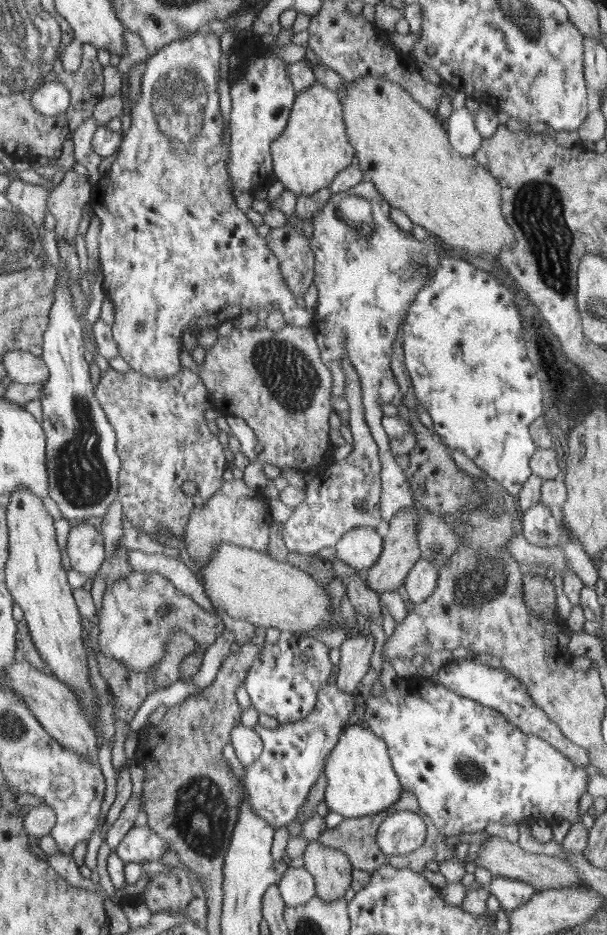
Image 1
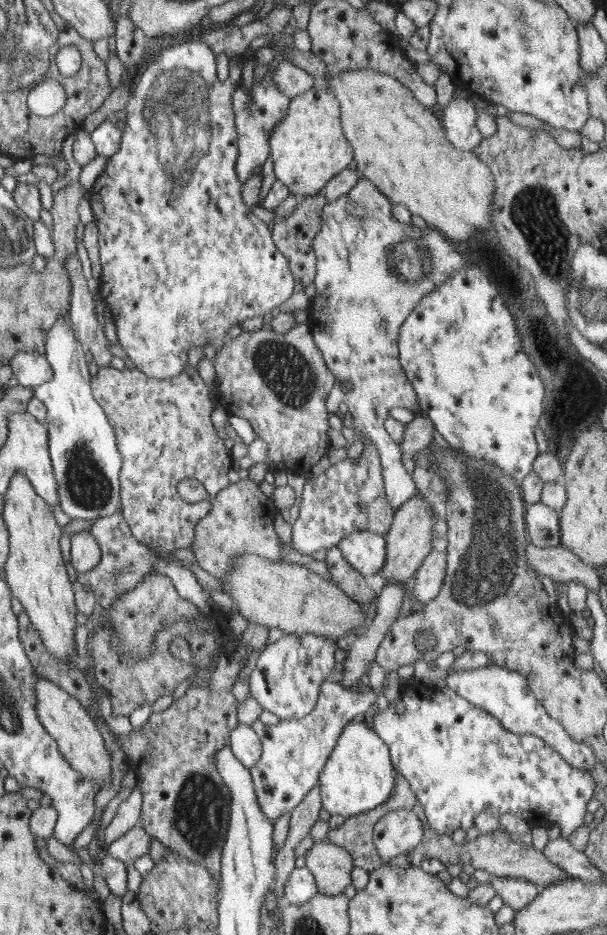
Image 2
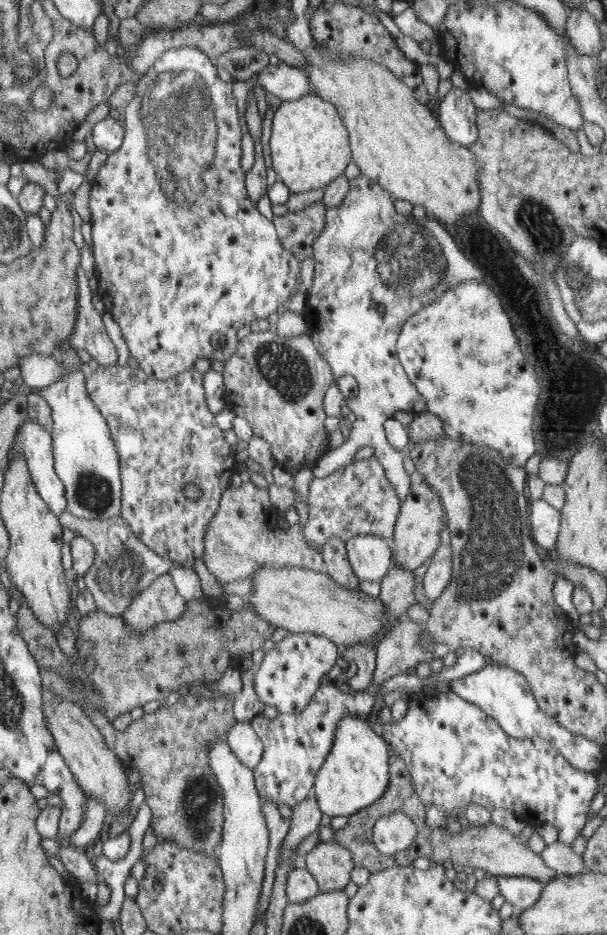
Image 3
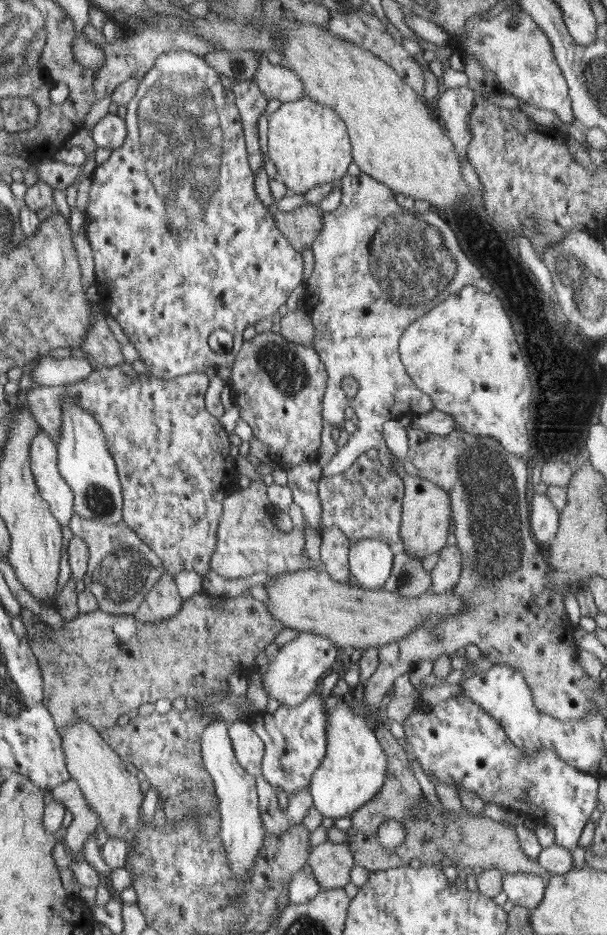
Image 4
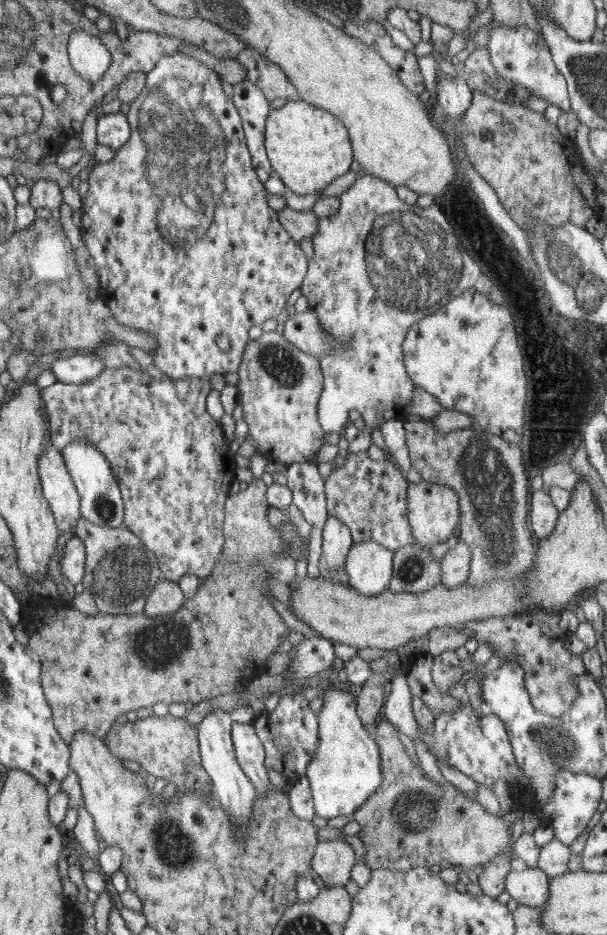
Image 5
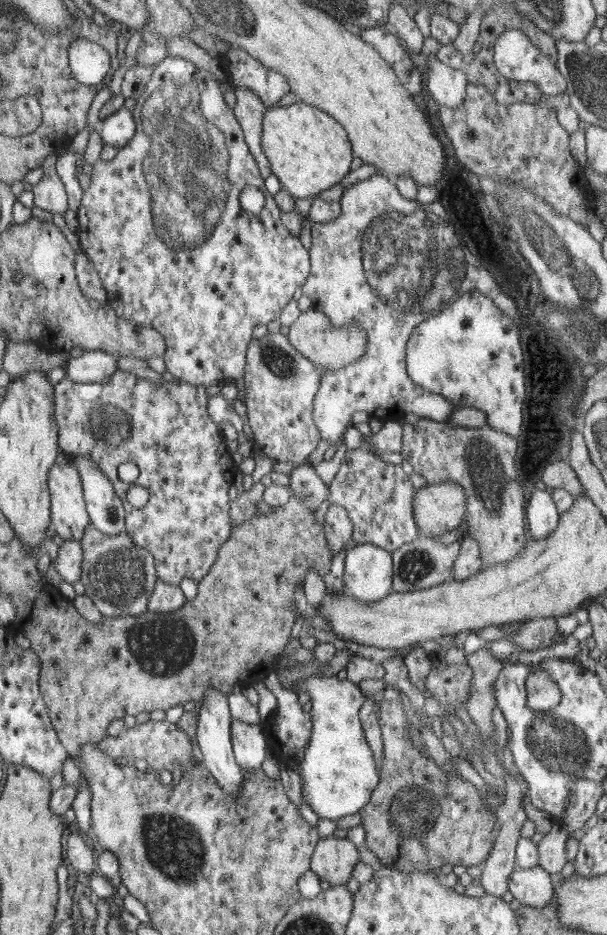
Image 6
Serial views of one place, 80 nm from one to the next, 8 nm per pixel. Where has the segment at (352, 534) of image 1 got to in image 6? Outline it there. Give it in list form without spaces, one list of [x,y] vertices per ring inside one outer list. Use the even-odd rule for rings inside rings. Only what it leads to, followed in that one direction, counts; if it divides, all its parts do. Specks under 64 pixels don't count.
[[[352,544],[346,551],[342,587],[346,594],[364,602],[377,602],[388,597],[388,588],[392,586],[392,556],[388,551],[376,545]]]

